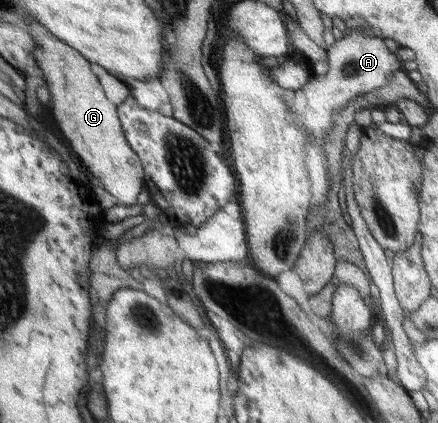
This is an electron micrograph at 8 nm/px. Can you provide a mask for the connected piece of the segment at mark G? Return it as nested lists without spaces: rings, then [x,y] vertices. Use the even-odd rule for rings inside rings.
[[[35,18],[28,21],[28,29],[30,29],[33,39],[37,41],[37,49],[35,49],[36,63],[41,69],[42,78],[48,89],[51,102],[51,120],[54,120],[62,131],[64,138],[67,139],[70,149],[85,166],[90,177],[96,177],[102,185],[102,188],[111,196],[117,199],[121,205],[133,205],[136,203],[135,197],[143,187],[143,171],[141,171],[140,158],[127,142],[124,133],[121,133],[119,121],[117,121],[117,111],[115,104],[105,99],[103,90],[100,88],[96,75],[91,71],[91,66],[87,59],[81,57],[75,49],[64,45],[57,39],[40,21]]]

